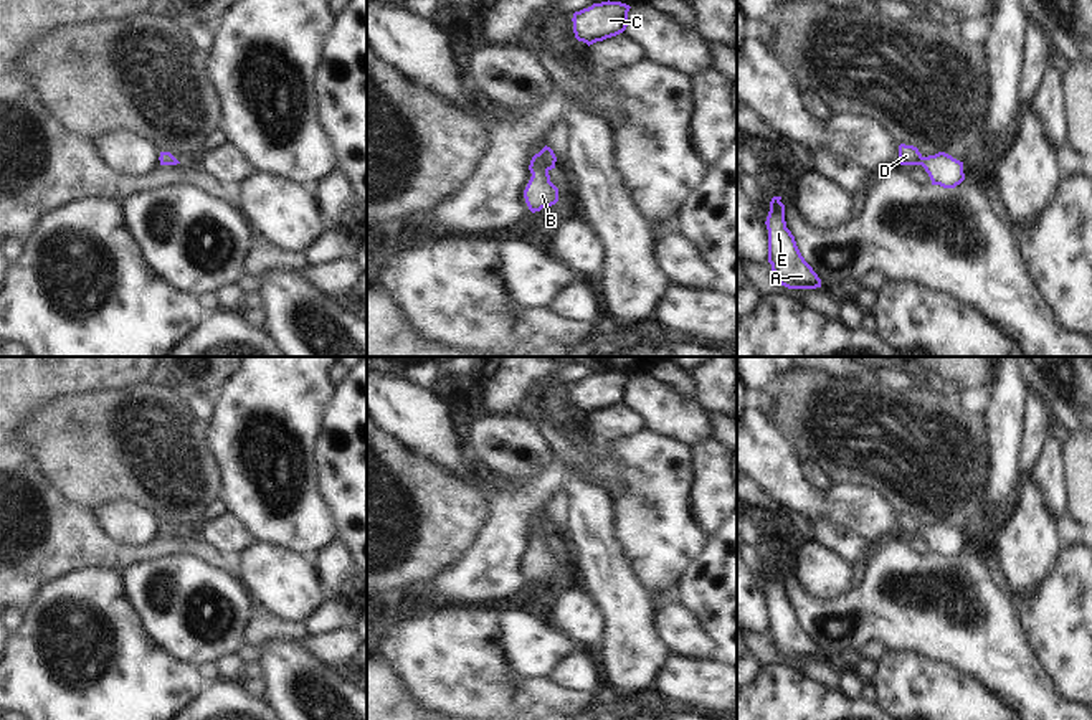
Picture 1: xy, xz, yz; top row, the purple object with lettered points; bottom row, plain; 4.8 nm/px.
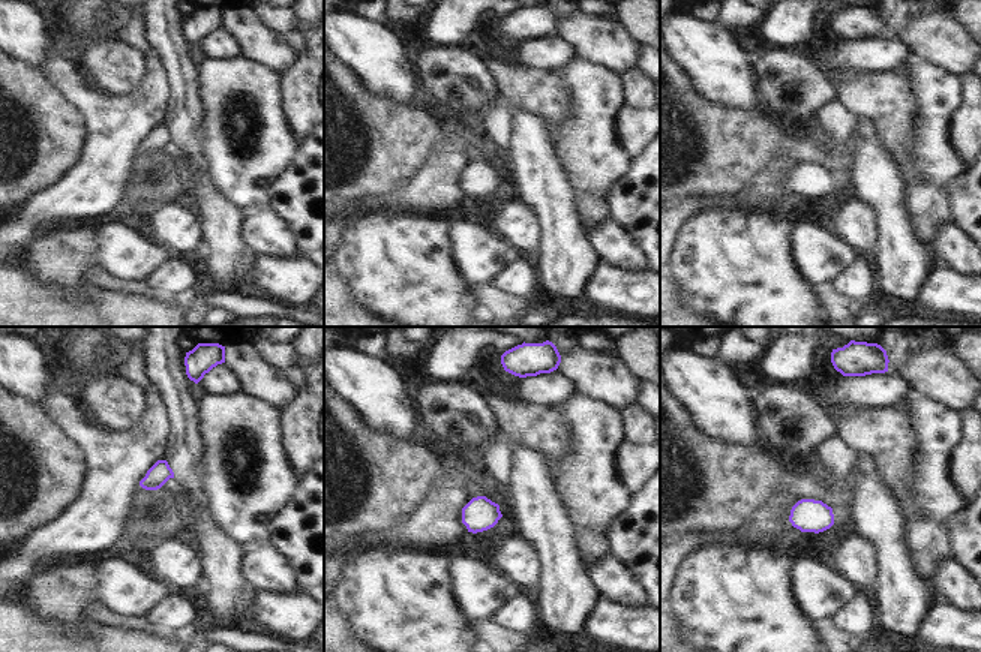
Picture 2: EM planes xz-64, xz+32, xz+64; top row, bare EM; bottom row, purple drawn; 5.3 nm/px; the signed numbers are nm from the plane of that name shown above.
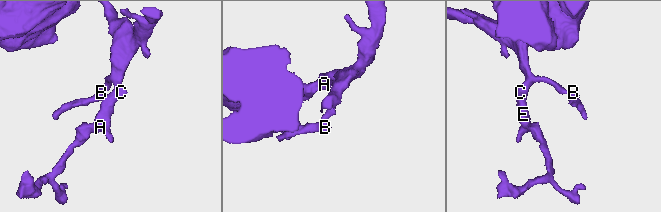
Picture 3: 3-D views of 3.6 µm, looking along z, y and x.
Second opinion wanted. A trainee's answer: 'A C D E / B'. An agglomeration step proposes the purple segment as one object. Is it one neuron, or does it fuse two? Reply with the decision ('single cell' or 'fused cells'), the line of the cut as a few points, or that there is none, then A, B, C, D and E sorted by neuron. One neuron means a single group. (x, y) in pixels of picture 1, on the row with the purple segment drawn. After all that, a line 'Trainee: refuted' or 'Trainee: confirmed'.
single cell | no cut | A B C D E
Trainee: refuted

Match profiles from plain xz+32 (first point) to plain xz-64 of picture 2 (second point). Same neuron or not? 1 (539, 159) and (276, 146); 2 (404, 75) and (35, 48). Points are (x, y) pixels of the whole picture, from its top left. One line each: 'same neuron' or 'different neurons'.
1: different neurons
2: same neuron

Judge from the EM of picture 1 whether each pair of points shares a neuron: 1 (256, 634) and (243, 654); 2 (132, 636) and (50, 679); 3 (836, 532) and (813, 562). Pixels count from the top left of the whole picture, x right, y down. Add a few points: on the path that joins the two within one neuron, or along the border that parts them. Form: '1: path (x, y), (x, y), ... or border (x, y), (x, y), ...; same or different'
1: border (246, 644), (255, 648); different
2: path (113, 656), (96, 672), (70, 672); same
3: border (811, 540), (840, 555), (853, 568); different

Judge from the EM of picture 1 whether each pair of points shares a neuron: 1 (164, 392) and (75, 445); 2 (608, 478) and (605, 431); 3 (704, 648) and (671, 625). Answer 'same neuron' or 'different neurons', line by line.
1: same neuron
2: different neurons
3: same neuron

